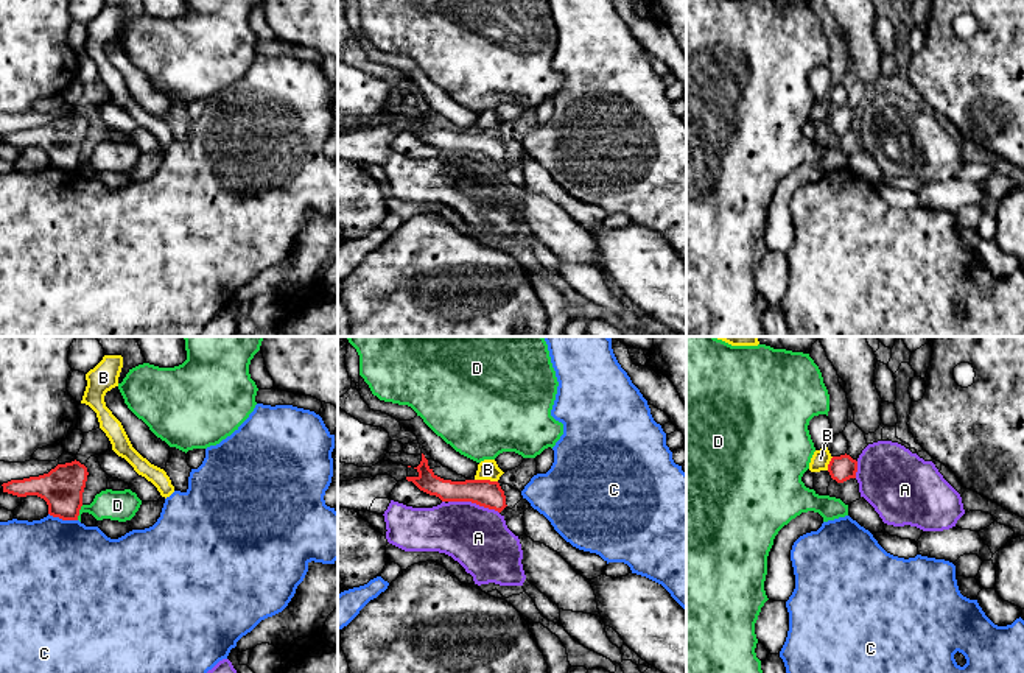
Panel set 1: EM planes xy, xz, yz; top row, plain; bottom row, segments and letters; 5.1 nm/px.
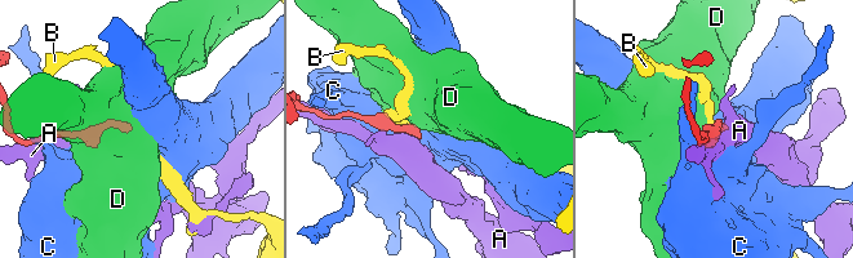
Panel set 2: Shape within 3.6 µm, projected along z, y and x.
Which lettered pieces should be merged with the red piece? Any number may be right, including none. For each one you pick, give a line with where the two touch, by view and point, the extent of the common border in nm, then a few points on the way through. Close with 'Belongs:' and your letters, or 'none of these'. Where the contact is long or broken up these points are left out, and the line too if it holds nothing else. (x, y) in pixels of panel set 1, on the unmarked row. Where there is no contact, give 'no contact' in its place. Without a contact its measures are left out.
Belongs: none of these

